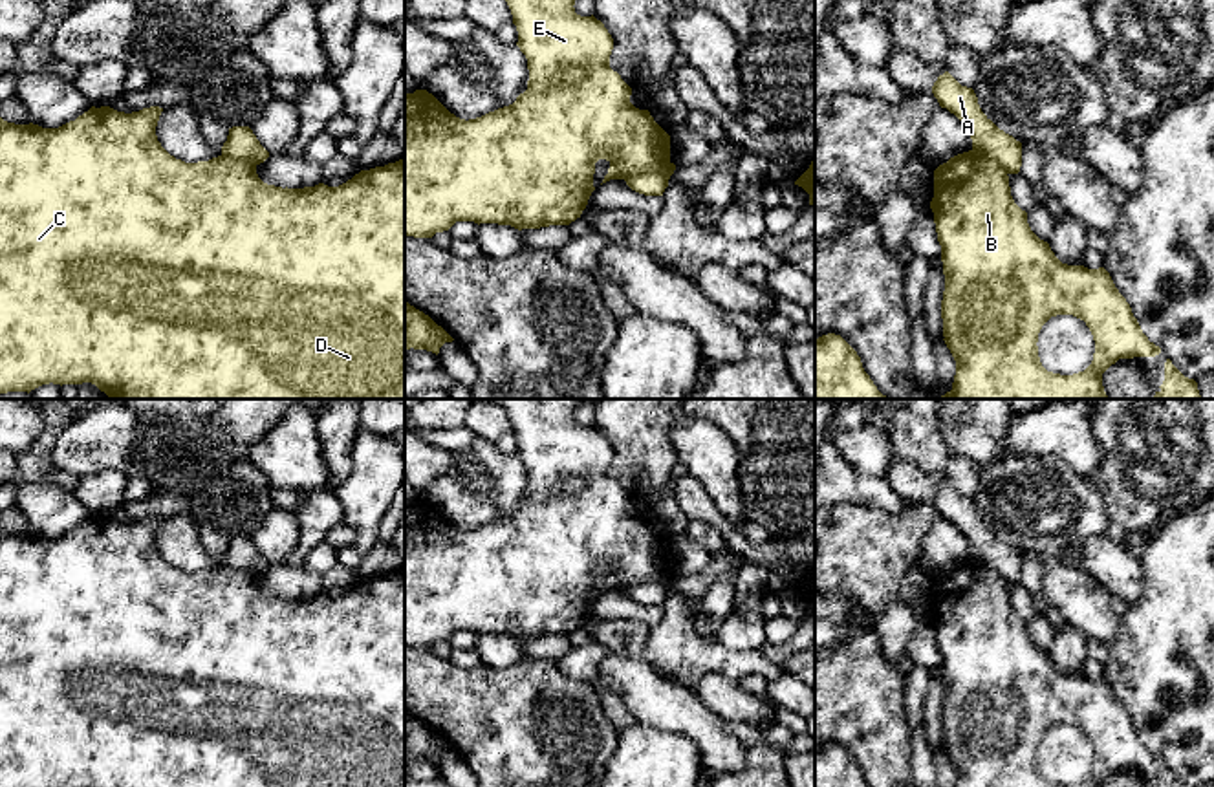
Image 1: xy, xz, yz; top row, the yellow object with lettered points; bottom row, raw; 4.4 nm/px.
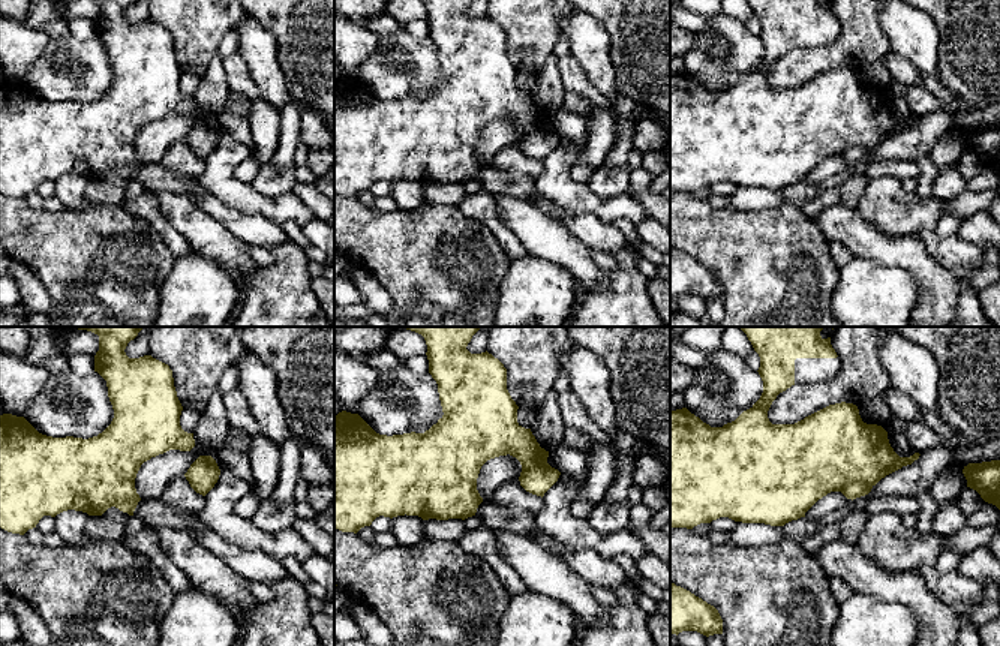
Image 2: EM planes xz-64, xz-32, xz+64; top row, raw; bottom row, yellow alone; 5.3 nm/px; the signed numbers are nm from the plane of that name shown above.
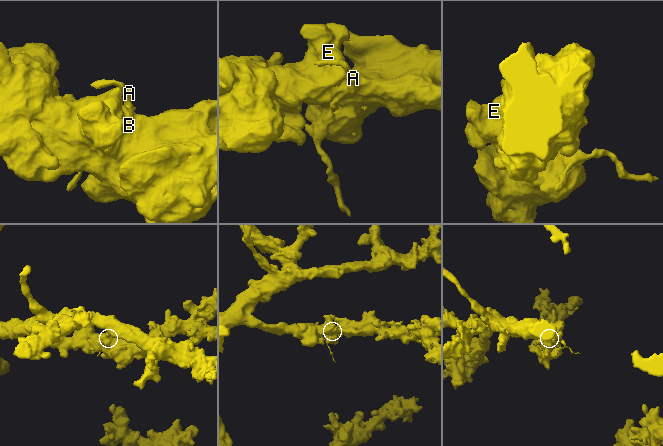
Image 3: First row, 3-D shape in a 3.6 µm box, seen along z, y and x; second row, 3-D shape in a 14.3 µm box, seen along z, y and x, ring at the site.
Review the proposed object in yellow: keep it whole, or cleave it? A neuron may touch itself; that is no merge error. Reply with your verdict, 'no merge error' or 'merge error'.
no merge error

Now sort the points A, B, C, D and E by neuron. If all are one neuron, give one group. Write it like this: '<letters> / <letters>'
A B C D E

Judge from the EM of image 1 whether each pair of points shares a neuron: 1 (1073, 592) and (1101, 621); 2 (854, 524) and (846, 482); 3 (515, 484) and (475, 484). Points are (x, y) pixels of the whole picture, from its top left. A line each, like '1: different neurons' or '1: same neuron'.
1: same neuron
2: different neurons
3: same neuron

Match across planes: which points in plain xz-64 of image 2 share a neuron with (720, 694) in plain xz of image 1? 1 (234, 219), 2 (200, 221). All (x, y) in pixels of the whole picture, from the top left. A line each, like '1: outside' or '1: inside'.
1: inside
2: outside

